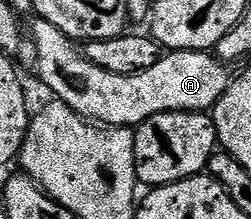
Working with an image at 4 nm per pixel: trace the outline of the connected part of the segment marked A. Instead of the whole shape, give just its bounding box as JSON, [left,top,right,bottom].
[31,19,233,128]

